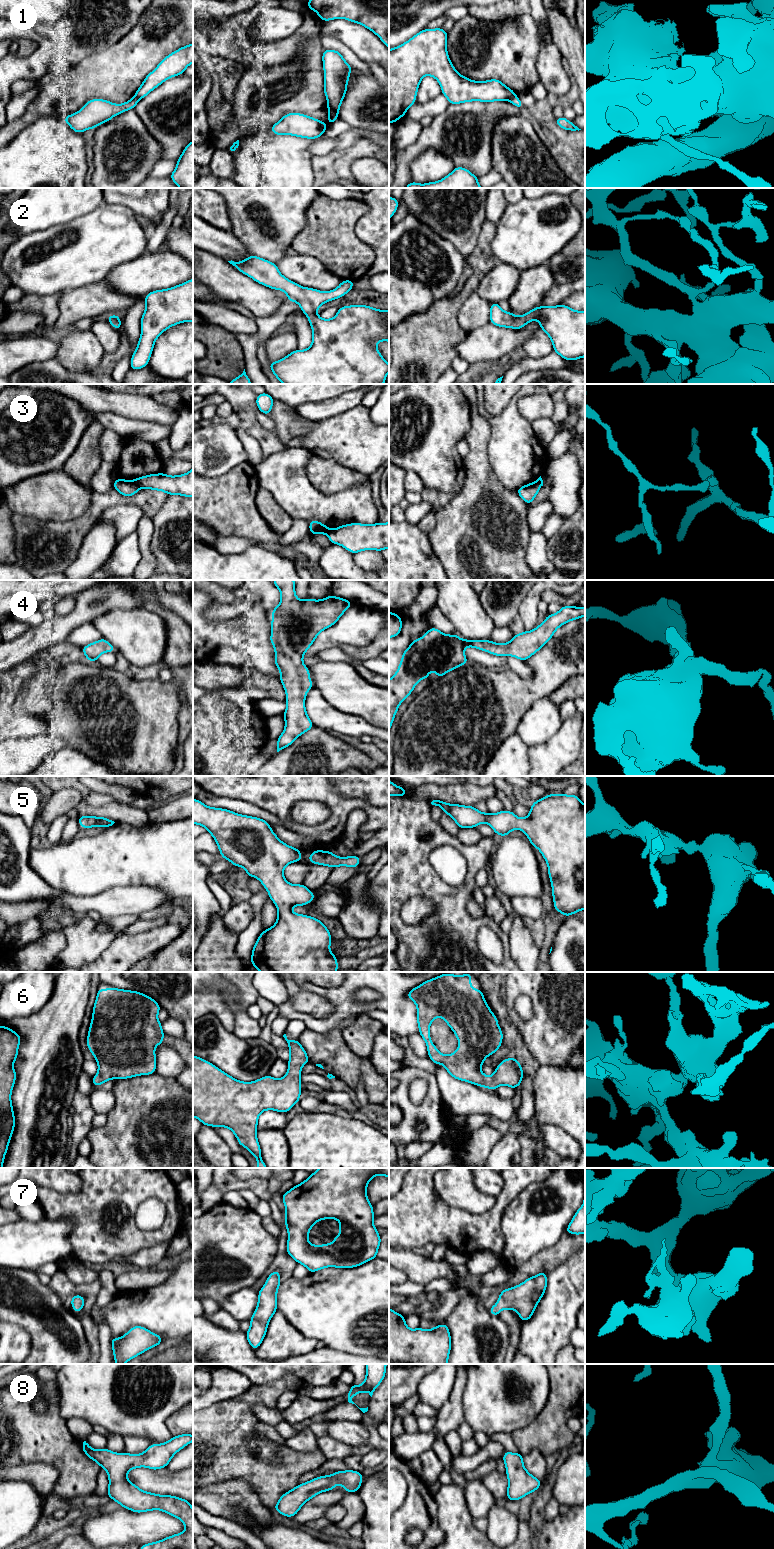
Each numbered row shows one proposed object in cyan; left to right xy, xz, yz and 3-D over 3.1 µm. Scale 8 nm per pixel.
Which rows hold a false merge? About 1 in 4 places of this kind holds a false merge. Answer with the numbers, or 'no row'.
1, 3

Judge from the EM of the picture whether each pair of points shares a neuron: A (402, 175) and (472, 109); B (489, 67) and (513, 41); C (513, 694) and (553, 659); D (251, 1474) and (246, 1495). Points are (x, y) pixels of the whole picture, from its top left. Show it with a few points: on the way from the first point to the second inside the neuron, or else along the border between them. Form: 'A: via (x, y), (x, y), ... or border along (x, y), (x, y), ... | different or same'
A: via (410, 154), (446, 117), (451, 115) | same
B: via (493, 61), (507, 47) | same
C: via (524, 692), (548, 670) | same
D: border along (226, 1479), (244, 1479), (262, 1503) | different

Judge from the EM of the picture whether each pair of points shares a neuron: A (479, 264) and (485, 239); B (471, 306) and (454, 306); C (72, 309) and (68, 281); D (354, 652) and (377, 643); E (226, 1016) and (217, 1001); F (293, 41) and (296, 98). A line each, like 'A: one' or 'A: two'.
A: one
B: two
C: two
D: one
E: one
F: two

